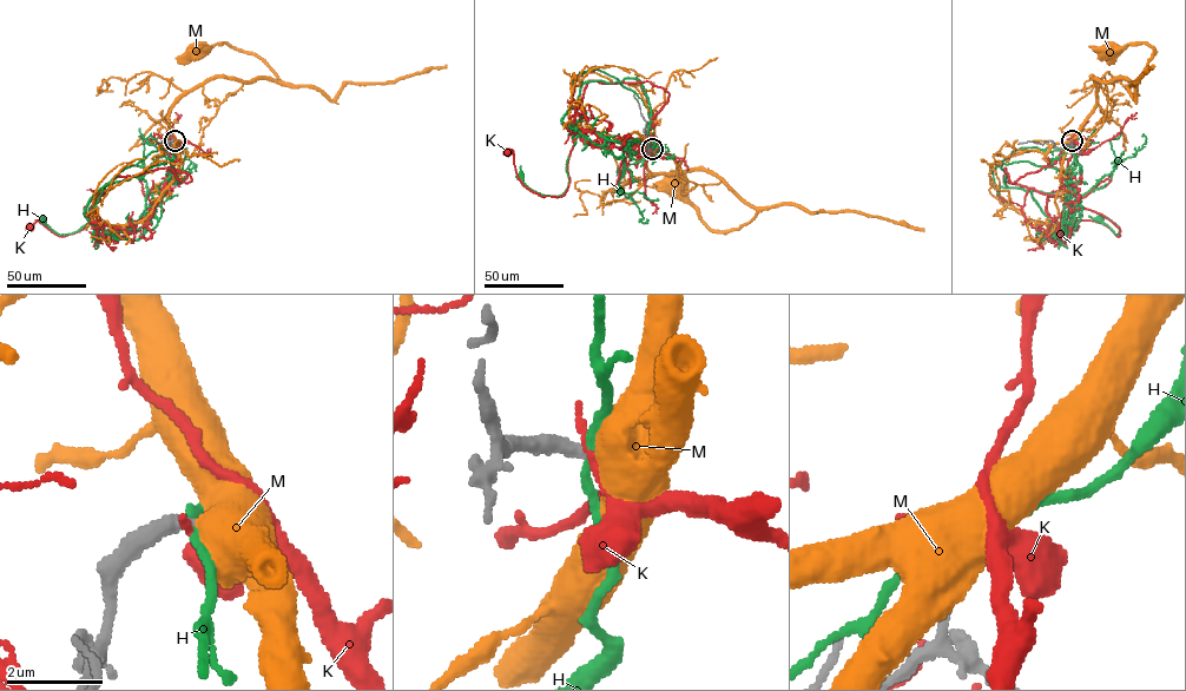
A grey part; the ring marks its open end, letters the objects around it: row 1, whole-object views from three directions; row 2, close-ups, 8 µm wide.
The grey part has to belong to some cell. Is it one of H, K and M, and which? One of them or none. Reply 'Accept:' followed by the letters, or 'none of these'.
Accept: M

